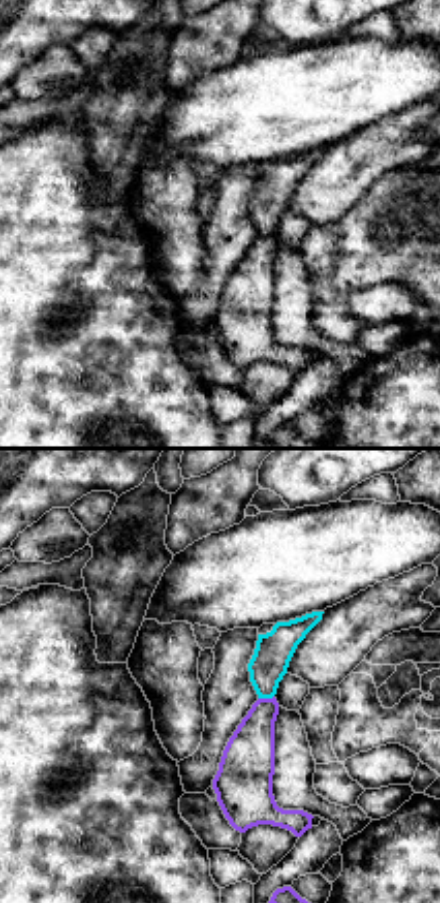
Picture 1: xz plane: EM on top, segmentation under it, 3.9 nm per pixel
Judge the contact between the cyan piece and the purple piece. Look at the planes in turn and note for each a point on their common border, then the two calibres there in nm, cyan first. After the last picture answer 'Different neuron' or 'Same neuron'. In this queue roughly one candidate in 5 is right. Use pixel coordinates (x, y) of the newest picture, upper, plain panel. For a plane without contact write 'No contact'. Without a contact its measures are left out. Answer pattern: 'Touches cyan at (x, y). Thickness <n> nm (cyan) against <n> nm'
Touches cyan at (265, 234). Thickness 150 nm (cyan) against 200 nm

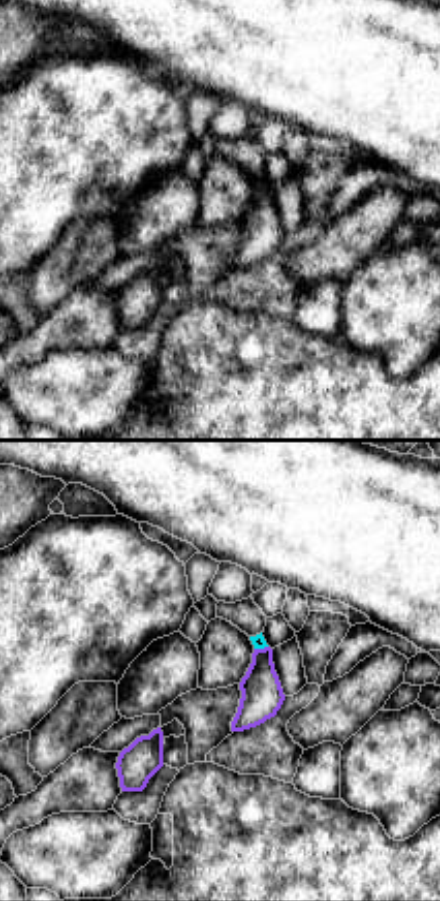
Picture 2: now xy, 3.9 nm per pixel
Touches cyan at (261, 184). Thickness 50 nm (cyan) against 160 nm

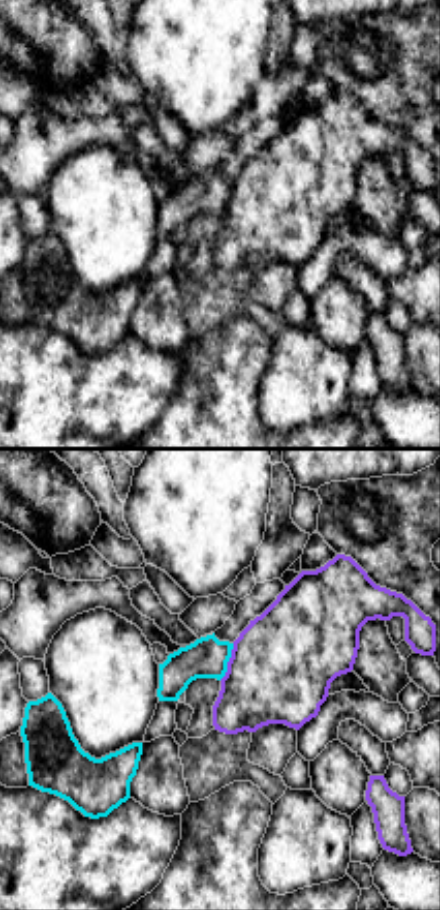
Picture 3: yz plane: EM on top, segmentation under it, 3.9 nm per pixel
Touches cyan at (228, 197). Thickness 160 nm (cyan) against 400 nm

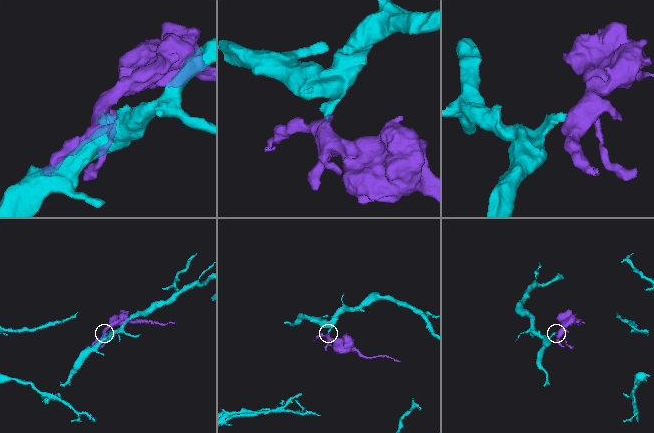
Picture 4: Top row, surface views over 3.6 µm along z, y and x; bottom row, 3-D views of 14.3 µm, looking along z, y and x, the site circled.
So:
Different neuron

